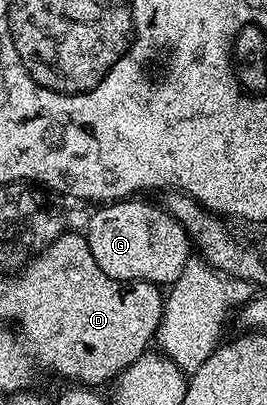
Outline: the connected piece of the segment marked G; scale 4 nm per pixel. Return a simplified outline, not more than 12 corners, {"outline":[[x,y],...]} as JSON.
{"outline":[[162,205],[98,207],[85,237],[118,282],[170,287],[193,257]]}

